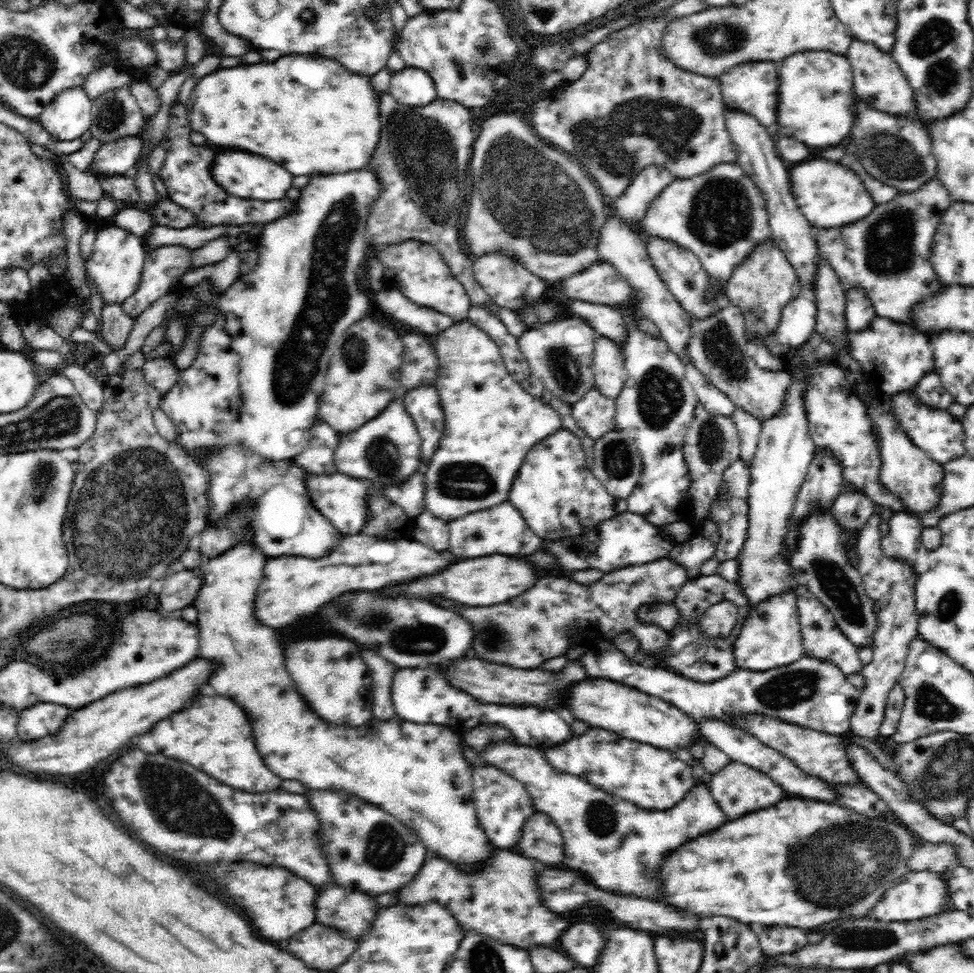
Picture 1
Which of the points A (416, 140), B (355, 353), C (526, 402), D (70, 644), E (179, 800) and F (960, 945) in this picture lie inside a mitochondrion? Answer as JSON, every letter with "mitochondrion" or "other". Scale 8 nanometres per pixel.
{"A":"mitochondrion","B":"mitochondrion","C":"other","D":"mitochondrion","E":"mitochondrion","F":"other"}

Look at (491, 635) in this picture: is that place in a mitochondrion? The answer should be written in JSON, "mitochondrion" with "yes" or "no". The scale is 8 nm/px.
{"mitochondrion":"yes"}

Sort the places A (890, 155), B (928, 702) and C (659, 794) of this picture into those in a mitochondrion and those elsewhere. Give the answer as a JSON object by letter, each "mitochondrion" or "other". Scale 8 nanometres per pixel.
{"A":"mitochondrion","B":"mitochondrion","C":"other"}

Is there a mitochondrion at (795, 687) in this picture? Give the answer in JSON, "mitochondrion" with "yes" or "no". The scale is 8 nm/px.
{"mitochondrion":"yes"}

